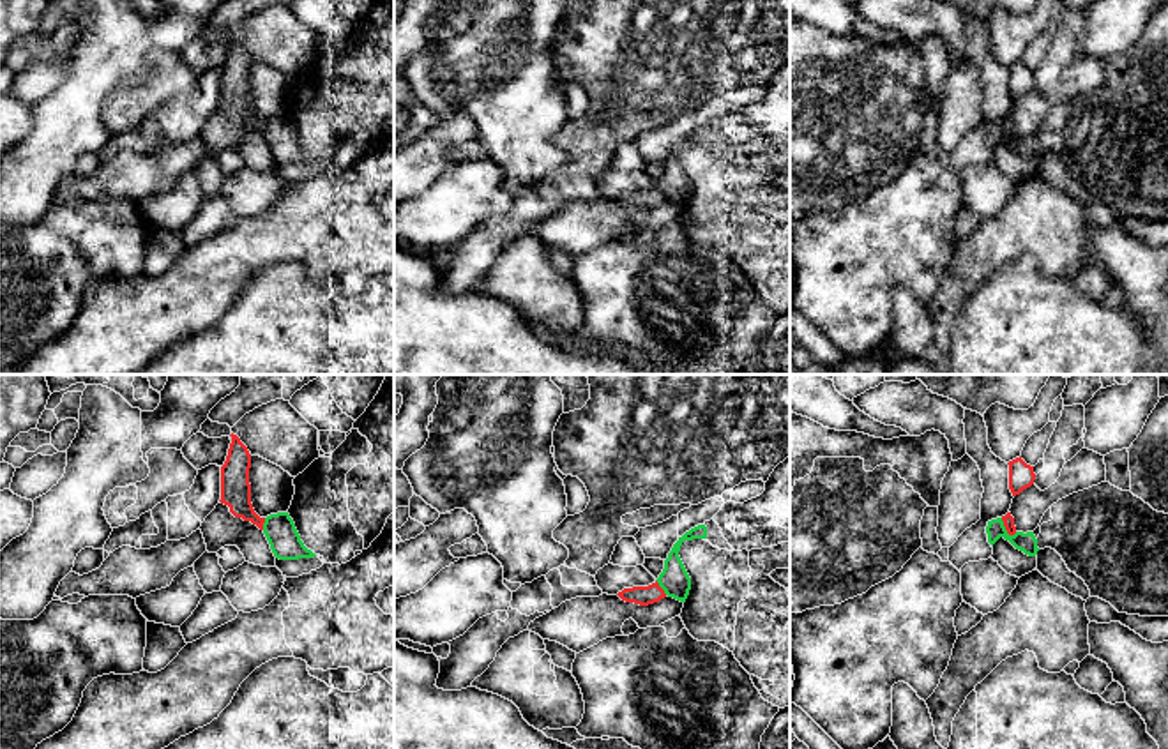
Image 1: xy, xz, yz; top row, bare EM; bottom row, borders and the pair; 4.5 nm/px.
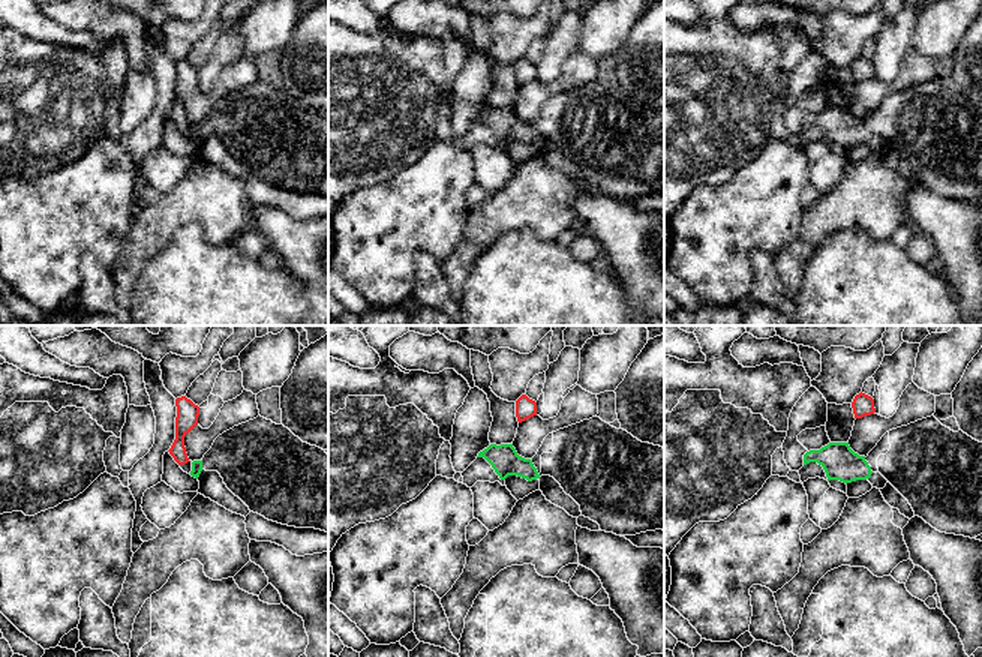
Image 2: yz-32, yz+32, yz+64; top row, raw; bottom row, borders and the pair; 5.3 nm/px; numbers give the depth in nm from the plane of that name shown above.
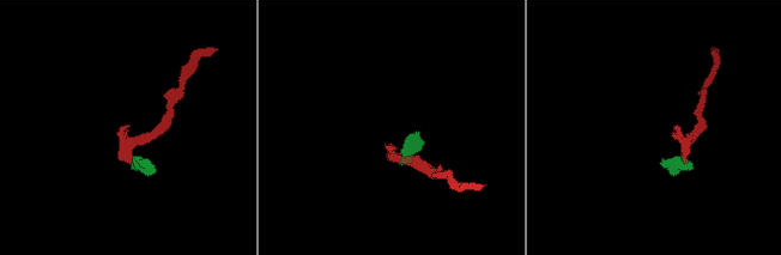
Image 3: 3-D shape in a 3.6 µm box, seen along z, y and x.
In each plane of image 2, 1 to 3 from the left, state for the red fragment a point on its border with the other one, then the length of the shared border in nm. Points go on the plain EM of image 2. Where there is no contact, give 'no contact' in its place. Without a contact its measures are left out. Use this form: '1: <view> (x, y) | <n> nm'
1: no contact
2: no contact
3: no contact

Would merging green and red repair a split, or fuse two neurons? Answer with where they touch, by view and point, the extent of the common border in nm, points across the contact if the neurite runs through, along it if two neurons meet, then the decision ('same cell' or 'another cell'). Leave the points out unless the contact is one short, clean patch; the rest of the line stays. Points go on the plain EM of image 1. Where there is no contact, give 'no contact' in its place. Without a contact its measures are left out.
yz (1004, 133) | 110 nm | another cell

